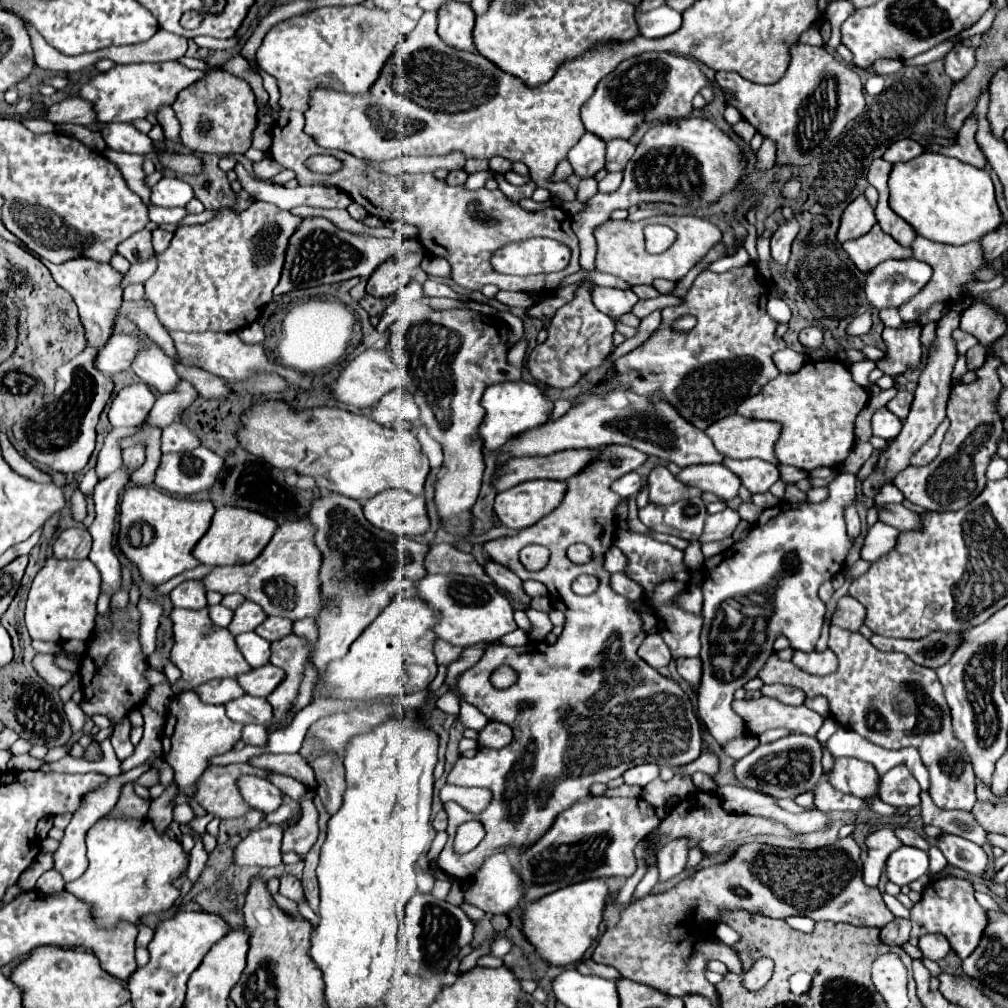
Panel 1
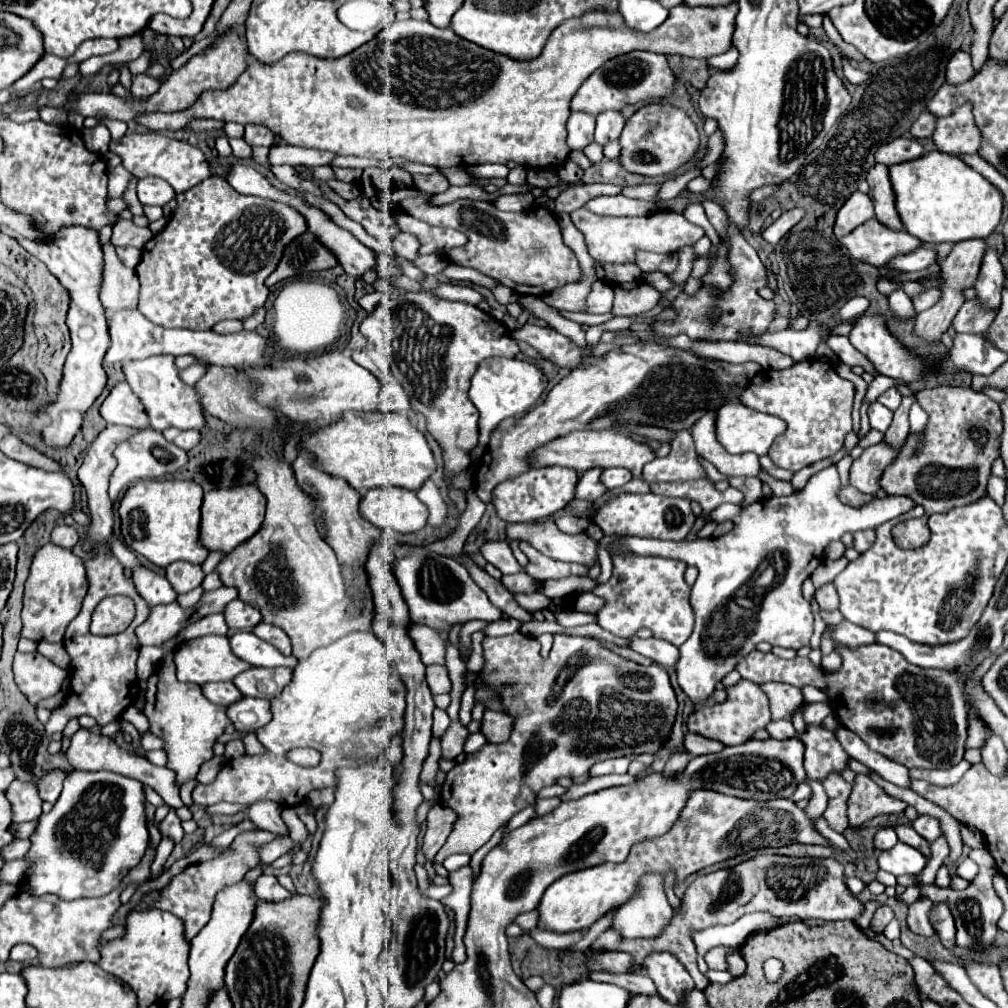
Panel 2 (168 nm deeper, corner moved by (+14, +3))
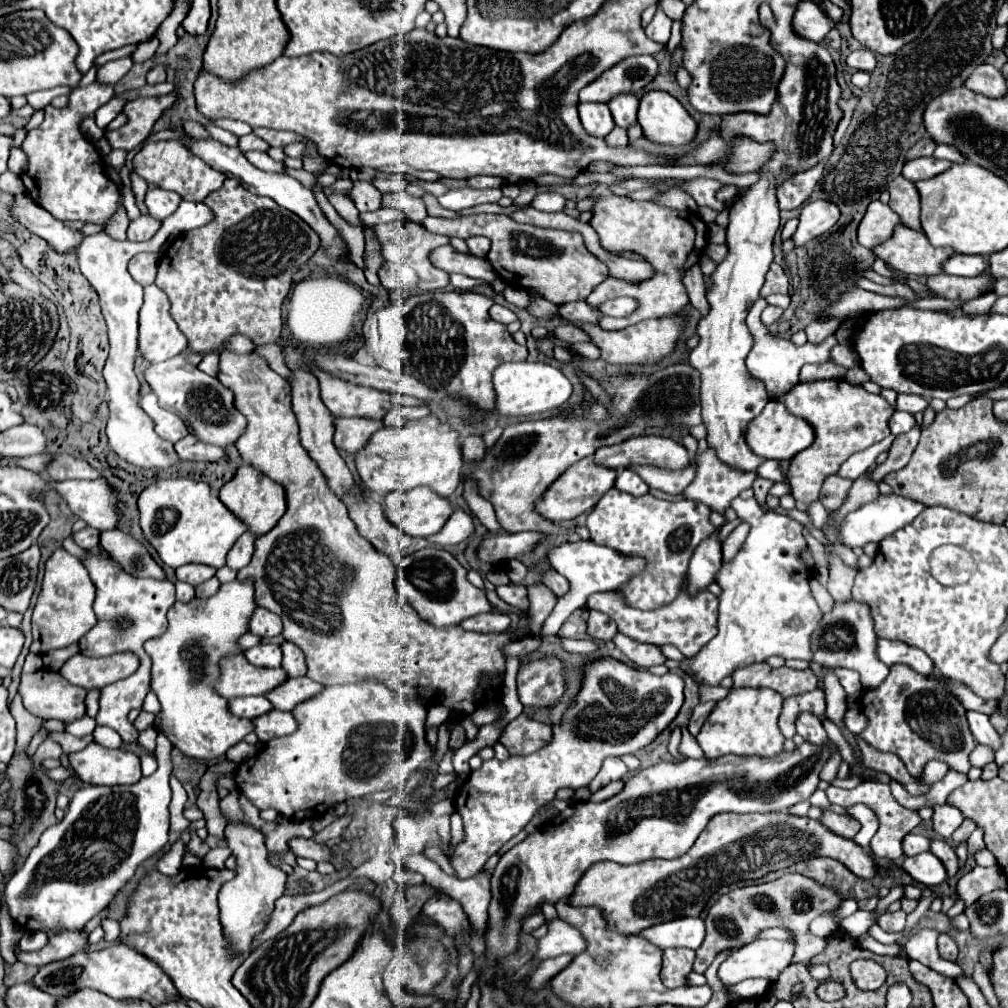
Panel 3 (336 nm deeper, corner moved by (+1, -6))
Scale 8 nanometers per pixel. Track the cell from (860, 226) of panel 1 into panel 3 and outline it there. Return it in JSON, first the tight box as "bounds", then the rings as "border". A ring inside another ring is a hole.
{"bounds":[859,200,901,248],"border":[[[873,200],[859,224],[859,244],[865,248],[875,248],[891,238],[895,226],[901,222],[901,218],[889,210],[887,204],[881,204],[879,200]]]}

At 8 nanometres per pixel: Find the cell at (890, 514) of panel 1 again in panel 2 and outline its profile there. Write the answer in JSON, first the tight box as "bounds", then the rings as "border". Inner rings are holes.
{"bounds":[838,485,874,507],"border":[[[848,485],[848,487],[842,487],[840,493],[838,493],[838,497],[840,497],[842,503],[852,505],[852,507],[862,507],[862,505],[870,503],[870,499],[874,499],[872,495],[864,495],[864,493],[860,493],[858,489],[854,489],[854,487],[850,487],[850,485]]]}

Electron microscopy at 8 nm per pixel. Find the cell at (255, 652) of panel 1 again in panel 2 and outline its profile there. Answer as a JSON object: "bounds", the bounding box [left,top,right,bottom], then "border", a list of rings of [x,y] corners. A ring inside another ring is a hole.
{"bounds":[230,631,298,667],"border":[[[238,631],[230,637],[230,647],[234,651],[236,657],[240,657],[242,661],[256,665],[256,667],[294,667],[298,659],[294,659],[292,655],[286,657],[282,653],[278,653],[276,647],[268,645],[266,641],[258,639],[254,633],[248,631]]]}

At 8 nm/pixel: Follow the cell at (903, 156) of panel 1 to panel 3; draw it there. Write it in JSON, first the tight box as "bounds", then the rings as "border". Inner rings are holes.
{"bounds":[903,158,953,182],"border":[[[915,158],[903,166],[903,176],[911,182],[917,180],[929,180],[945,170],[949,170],[953,162],[947,160],[935,160],[935,158]]]}

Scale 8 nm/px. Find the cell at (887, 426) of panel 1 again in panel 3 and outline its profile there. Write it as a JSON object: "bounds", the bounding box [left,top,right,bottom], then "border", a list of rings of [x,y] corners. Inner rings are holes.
{"bounds":[889,412,917,436],"border":[[[895,412],[895,414],[891,416],[891,420],[889,420],[891,434],[895,434],[895,436],[909,432],[915,424],[917,424],[917,422],[915,422],[913,414],[907,414],[907,412]]]}

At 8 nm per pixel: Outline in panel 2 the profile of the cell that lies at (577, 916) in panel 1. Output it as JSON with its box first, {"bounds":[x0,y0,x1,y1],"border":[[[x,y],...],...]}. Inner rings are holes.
{"bounds":[538,789,828,933],"border":[[[694,789],[678,815],[678,821],[670,827],[670,833],[662,837],[652,837],[632,845],[628,859],[624,863],[602,863],[590,869],[582,869],[560,877],[546,889],[542,901],[538,905],[538,929],[552,931],[552,933],[570,933],[588,929],[596,919],[600,919],[612,907],[624,905],[630,895],[636,891],[638,877],[648,871],[666,873],[668,869],[676,871],[676,881],[682,881],[690,873],[696,873],[704,867],[720,863],[728,857],[746,853],[758,847],[780,847],[788,843],[820,843],[826,845],[828,841],[810,827],[808,819],[804,817],[802,809],[790,803],[788,799],[776,799],[776,803],[758,803],[750,799],[738,799],[722,793],[714,793],[710,789]],[[758,809],[772,809],[772,831],[770,821],[758,819]]]}

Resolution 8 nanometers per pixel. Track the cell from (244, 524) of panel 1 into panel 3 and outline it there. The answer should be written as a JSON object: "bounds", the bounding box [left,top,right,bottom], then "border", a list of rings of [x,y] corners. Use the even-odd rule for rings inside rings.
{"bounds":[219,464,287,534],"border":[[[243,464],[235,476],[231,478],[231,482],[227,482],[221,492],[219,492],[221,502],[233,512],[237,514],[245,524],[249,524],[249,530],[255,534],[267,534],[285,514],[287,510],[287,498],[285,498],[285,490],[279,482],[267,478],[265,474],[261,474],[259,470],[255,470],[249,464]]]}

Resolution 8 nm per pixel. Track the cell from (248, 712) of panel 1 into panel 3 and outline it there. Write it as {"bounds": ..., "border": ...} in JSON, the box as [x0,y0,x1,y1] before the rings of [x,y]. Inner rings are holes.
{"bounds":[253,710,297,742],"border":[[[271,710],[271,712],[255,718],[253,724],[255,724],[255,732],[261,742],[269,742],[271,738],[287,736],[297,730],[297,720],[293,718],[293,714],[279,712],[279,710]]]}

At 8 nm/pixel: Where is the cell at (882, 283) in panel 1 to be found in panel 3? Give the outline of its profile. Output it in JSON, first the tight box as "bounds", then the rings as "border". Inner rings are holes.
{"bounds":[943,254,987,276],"border":[[[955,254],[943,264],[947,274],[955,276],[979,276],[987,270],[987,258],[985,256],[969,256],[969,254]]]}

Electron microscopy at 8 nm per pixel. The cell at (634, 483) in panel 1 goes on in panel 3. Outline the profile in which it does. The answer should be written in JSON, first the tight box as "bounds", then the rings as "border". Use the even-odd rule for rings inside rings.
{"bounds":[615,470,649,496],"border":[[[621,470],[615,482],[615,488],[633,494],[633,496],[643,496],[649,492],[649,486],[643,482],[643,478],[639,478],[639,474],[635,474],[633,470]]]}

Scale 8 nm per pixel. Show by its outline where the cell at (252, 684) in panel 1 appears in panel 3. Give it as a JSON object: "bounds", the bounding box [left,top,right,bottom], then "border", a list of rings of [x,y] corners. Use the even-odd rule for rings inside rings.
{"bounds":[265,676,323,712],"border":[[[303,676],[303,678],[289,678],[283,682],[283,686],[277,686],[275,690],[271,690],[269,694],[265,694],[271,704],[277,710],[285,710],[291,712],[297,704],[317,696],[323,690],[323,684],[313,682],[311,678]]]}

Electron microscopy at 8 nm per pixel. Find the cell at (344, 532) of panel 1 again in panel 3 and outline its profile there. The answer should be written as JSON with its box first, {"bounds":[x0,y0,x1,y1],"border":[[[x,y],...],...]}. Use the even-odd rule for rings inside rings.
{"bounds":[289,370,357,496],"border":[[[289,370],[289,380],[291,380],[291,398],[293,398],[293,412],[297,416],[299,422],[299,430],[301,430],[301,444],[303,448],[309,452],[309,456],[317,462],[317,466],[321,468],[321,472],[327,476],[329,486],[333,488],[333,492],[337,496],[343,494],[345,488],[357,484],[353,474],[349,472],[347,464],[343,462],[343,458],[339,456],[337,448],[333,446],[333,418],[331,412],[327,410],[327,406],[323,406],[321,398],[319,398],[319,382],[317,378],[309,372],[309,370]]]}

